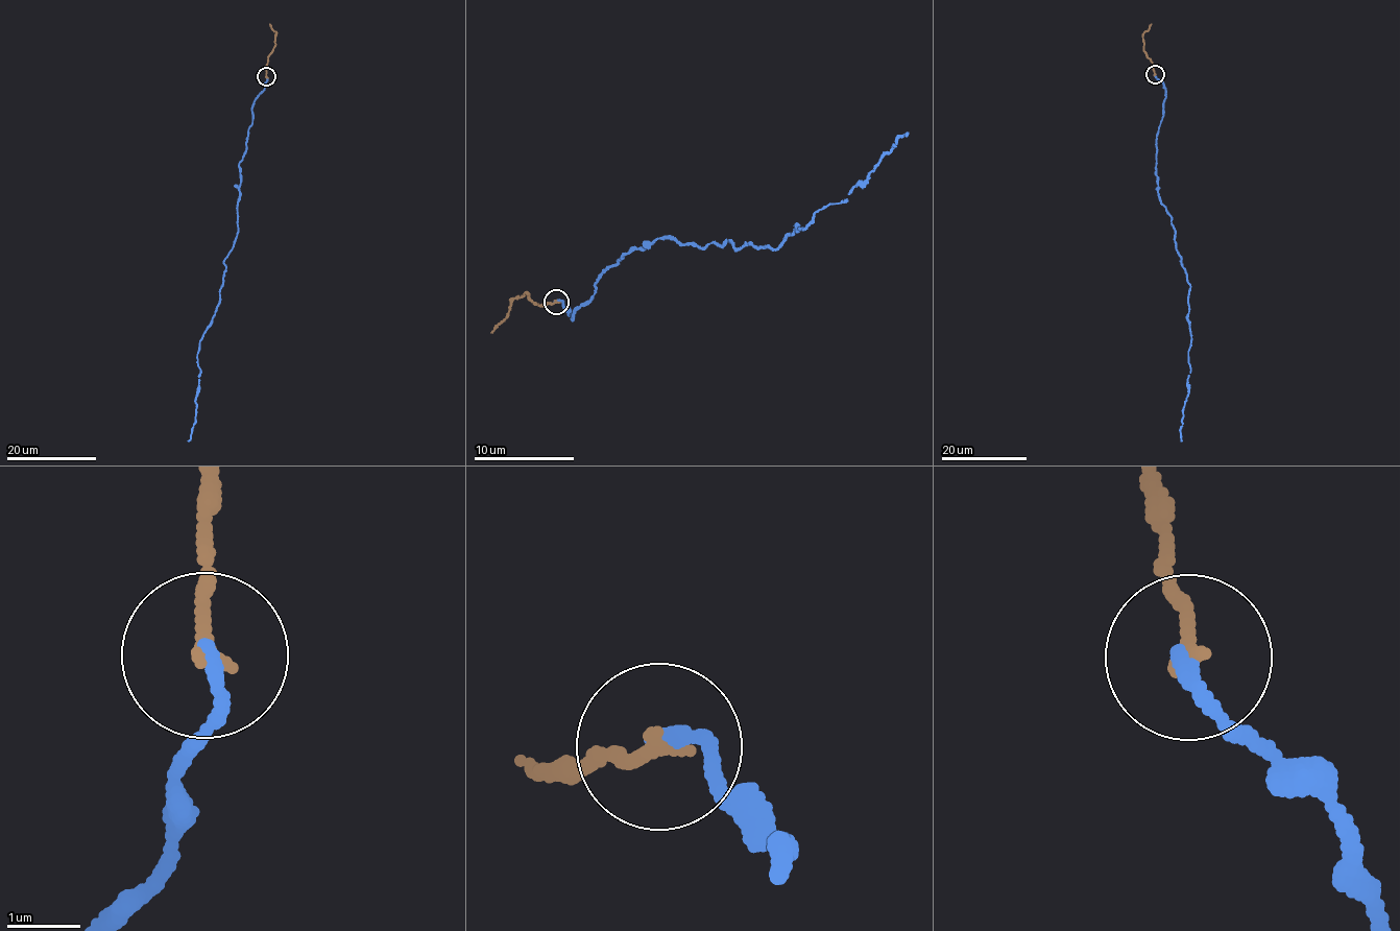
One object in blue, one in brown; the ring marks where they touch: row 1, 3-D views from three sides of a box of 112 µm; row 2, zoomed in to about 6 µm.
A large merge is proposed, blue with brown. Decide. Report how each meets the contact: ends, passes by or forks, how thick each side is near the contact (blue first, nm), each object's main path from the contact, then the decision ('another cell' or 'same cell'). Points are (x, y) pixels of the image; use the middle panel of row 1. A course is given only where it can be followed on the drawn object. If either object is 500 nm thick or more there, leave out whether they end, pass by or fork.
blue ends; brown ends; calibres 200 and 200 nm; course blue (556, 302), (573, 318), (601, 271), (668, 235), (775, 248), (848, 199), (906, 136); course brown (556, 302), (540, 307), (527, 297), (526, 292), (509, 302), (509, 310), (490, 333); same cell

